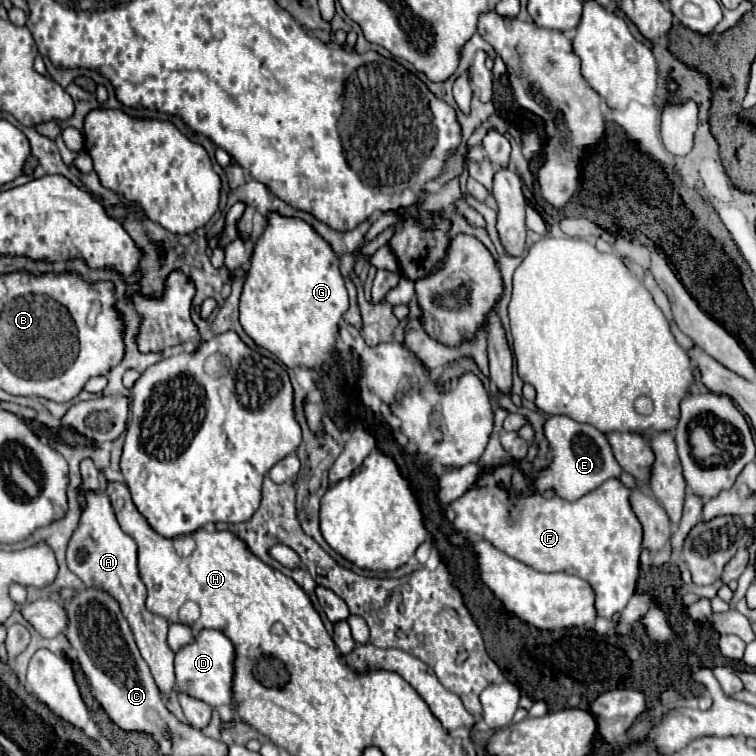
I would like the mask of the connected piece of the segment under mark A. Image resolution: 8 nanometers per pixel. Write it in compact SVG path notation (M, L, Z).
M107 489L97 491L85 491L85 509L81 511L81 519L77 529L73 531L73 537L67 545L67 567L85 583L85 587L103 587L109 595L113 595L123 615L127 617L137 647L143 655L143 659L149 663L153 679L161 693L169 693L175 685L175 673L173 673L173 657L175 653L167 645L167 619L151 613L145 607L147 589L137 573L137 545L135 541L121 531L115 511L111 507L111 499L107 495Z

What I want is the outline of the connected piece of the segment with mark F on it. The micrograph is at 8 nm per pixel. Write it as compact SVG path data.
M535 457L531 473L525 473L519 467L519 461L511 461L507 465L487 467L479 473L477 481L447 507L447 517L453 529L477 535L481 539L487 539L493 547L499 551L527 563L529 567L543 571L543 573L569 573L575 577L581 577L591 585L595 591L595 609L599 617L611 619L613 615L621 613L635 593L635 583L639 577L639 553L641 553L641 523L637 515L631 509L629 495L631 489L625 487L619 479L609 479L605 485L595 489L593 493L585 495L579 501L565 501L561 497L545 499L541 493L537 493L537 477L539 473L549 467L547 457Z

